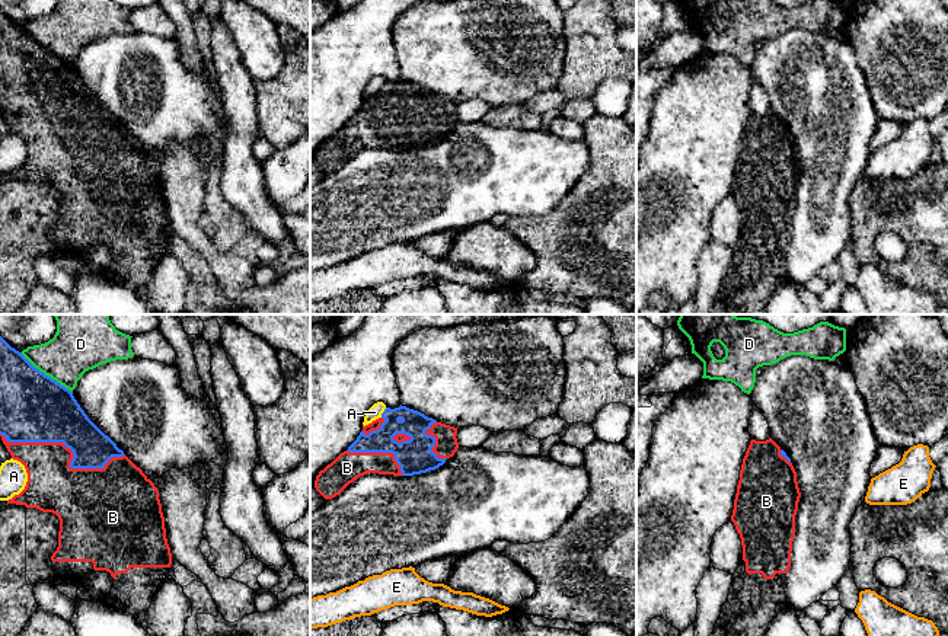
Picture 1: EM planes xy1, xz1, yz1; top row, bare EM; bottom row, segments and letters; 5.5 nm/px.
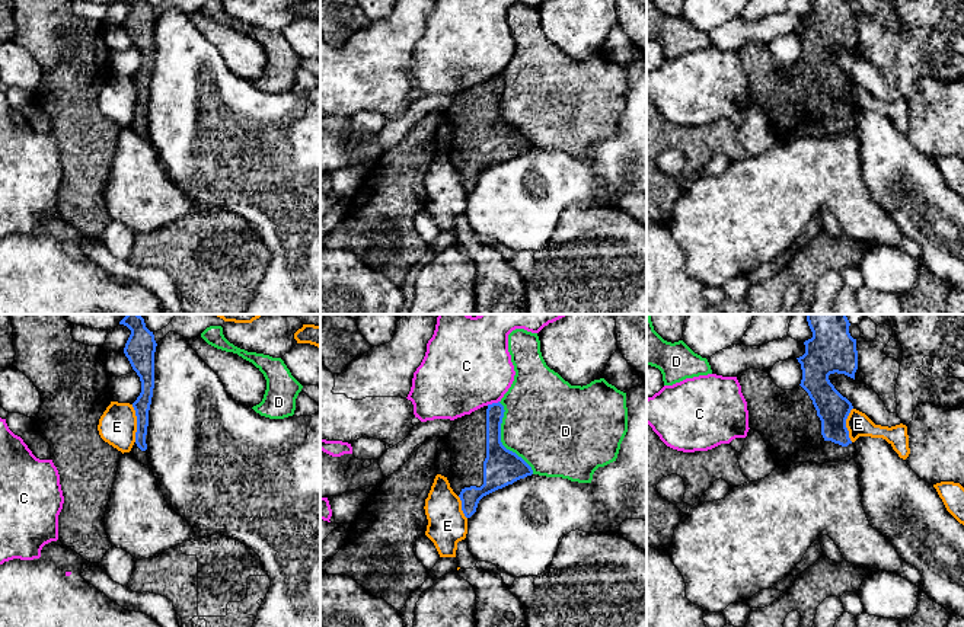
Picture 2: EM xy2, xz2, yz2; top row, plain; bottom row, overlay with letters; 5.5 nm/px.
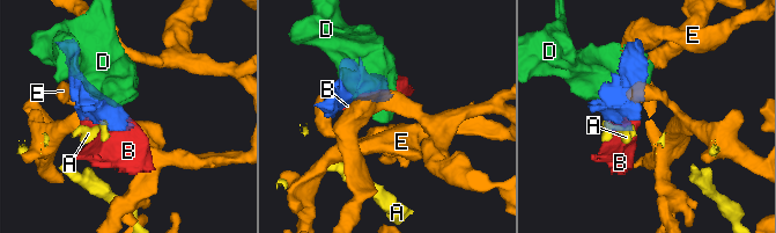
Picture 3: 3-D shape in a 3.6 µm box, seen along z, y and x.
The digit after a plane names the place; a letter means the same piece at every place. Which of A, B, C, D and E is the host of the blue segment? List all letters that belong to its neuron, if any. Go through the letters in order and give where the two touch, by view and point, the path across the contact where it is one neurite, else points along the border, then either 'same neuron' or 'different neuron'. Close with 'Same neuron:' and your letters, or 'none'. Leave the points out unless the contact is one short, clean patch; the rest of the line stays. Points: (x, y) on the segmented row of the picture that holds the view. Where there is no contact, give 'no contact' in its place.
A: contact xz1 (383, 412); border xz1 (386, 408), (380, 416); different neuron
B: contact xy1 (70, 448); same neuron
C: contact xz2 (492, 403); border xz2 (498, 400), (487, 405); different neuron
D: contact xz2 (500, 440); different neuron
E: contact xy2 (137, 424); border xy2 (131, 405), (136, 413), (136, 441); different neuron
Same neuron: B

